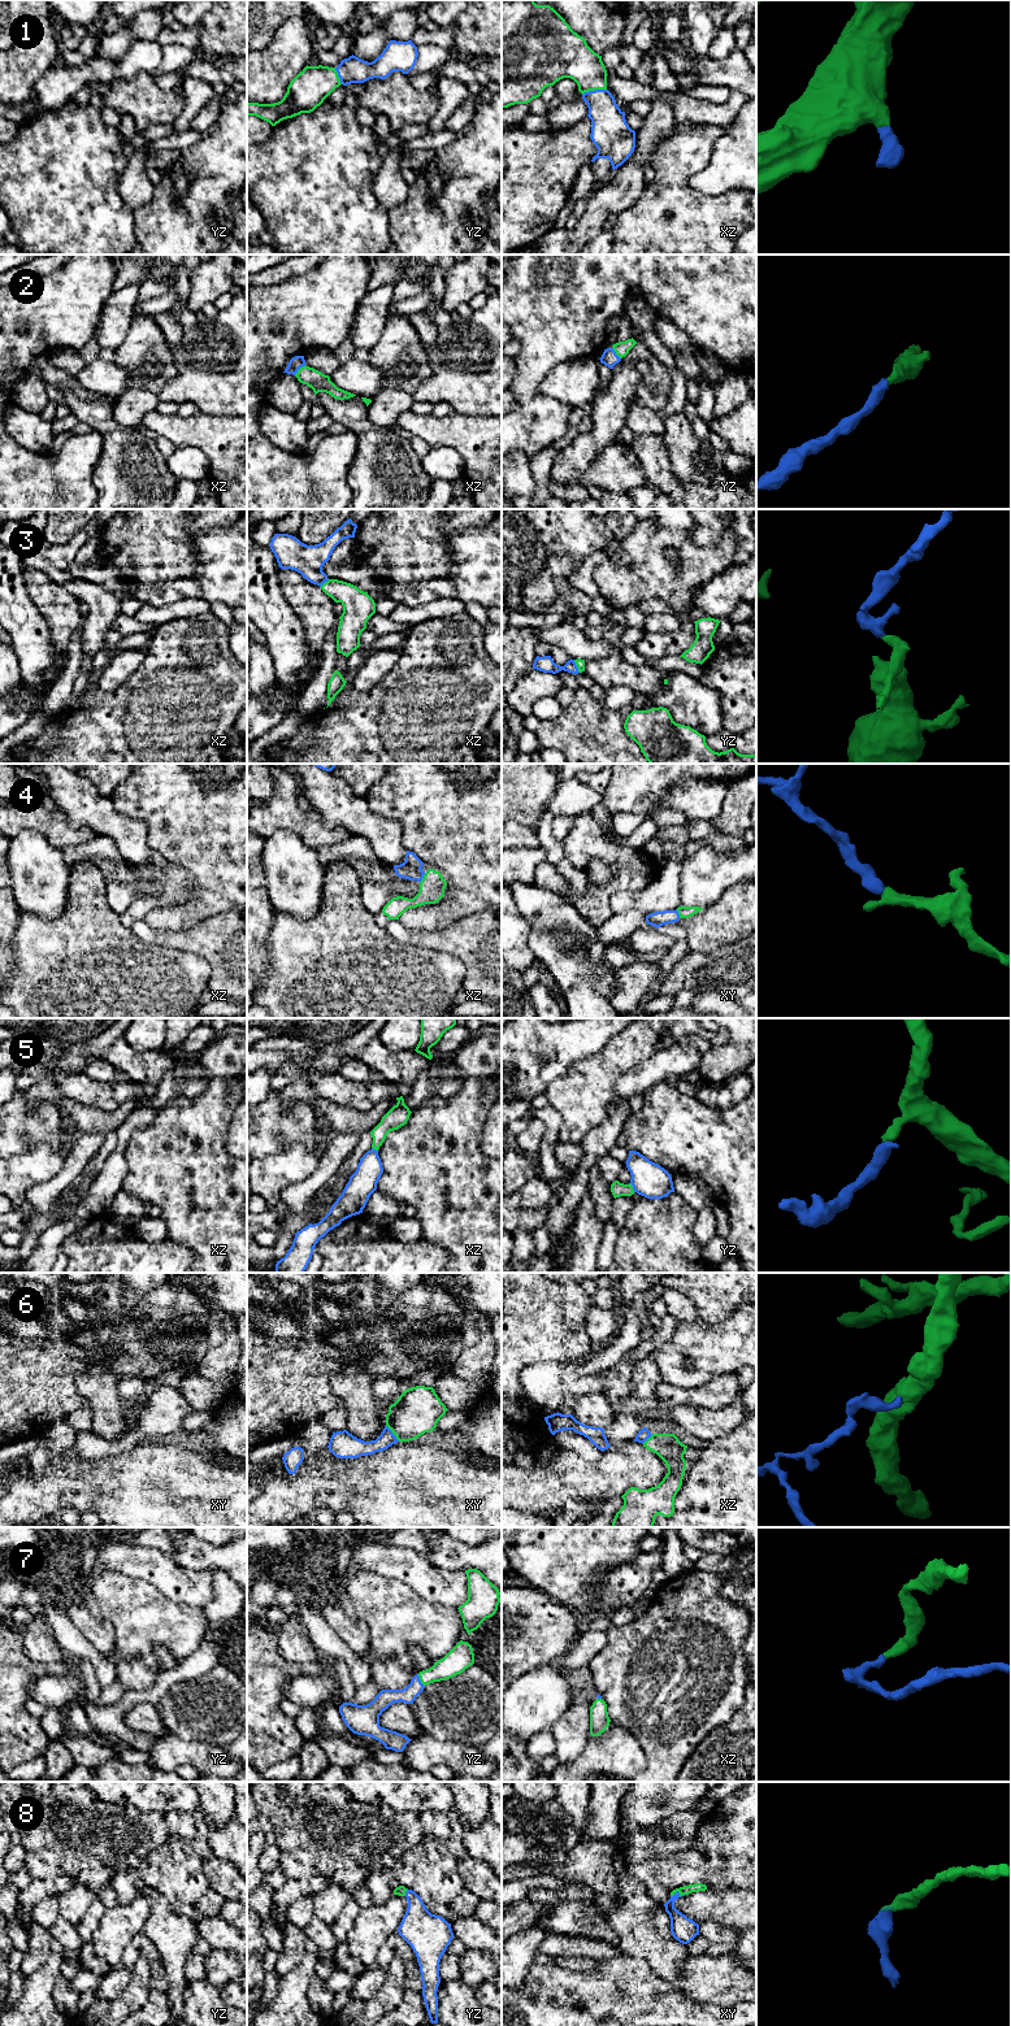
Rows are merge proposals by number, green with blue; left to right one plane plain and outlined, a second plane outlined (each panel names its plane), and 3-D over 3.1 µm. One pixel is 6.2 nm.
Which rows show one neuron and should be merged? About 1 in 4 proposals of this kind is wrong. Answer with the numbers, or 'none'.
1, 2, 3, 4, 5, 6, 7, 8

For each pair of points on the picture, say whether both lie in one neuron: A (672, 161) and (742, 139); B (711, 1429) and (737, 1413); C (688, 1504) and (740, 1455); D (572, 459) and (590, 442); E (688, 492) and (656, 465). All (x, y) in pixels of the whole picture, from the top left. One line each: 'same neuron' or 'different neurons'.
A: different neurons
B: same neuron
C: same neuron
D: same neuron
E: same neuron

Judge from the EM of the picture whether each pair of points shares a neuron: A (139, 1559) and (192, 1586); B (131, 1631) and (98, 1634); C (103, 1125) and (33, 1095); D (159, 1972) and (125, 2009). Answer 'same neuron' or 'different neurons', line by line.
A: same neuron
B: different neurons
C: same neuron
D: different neurons

